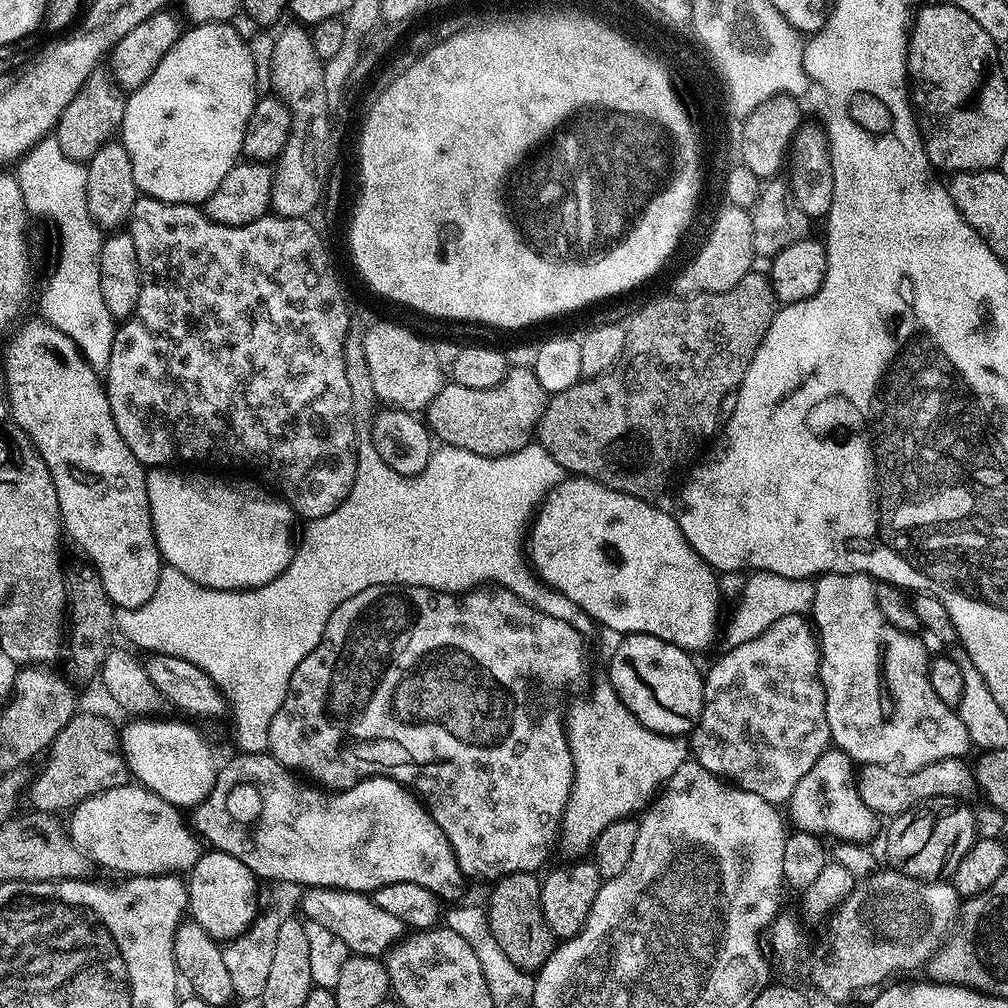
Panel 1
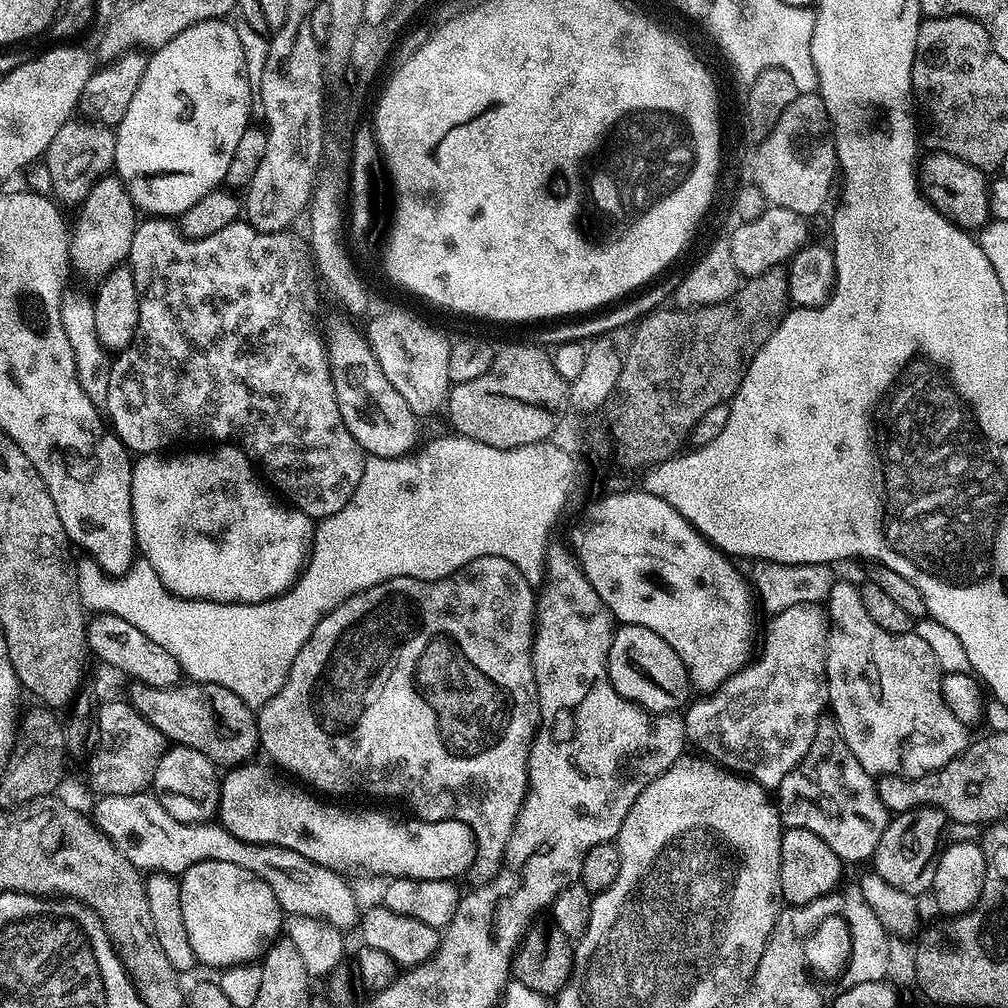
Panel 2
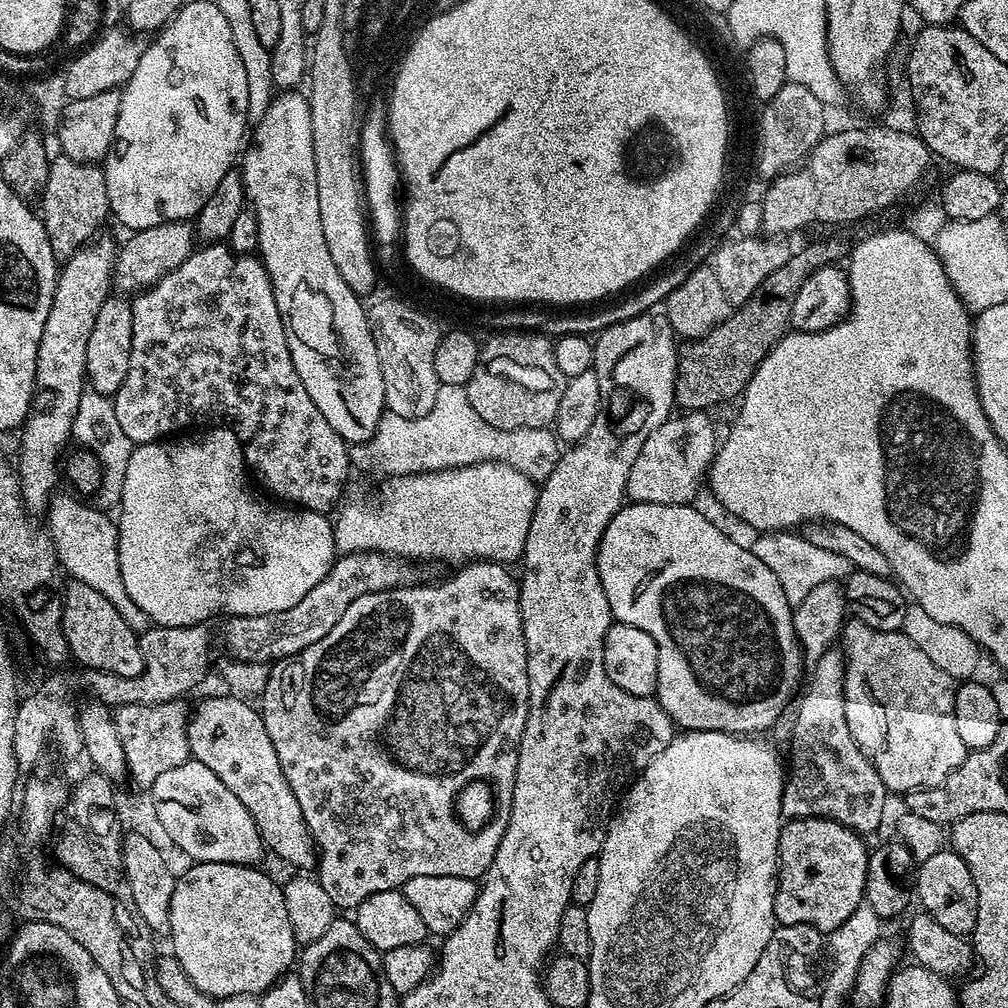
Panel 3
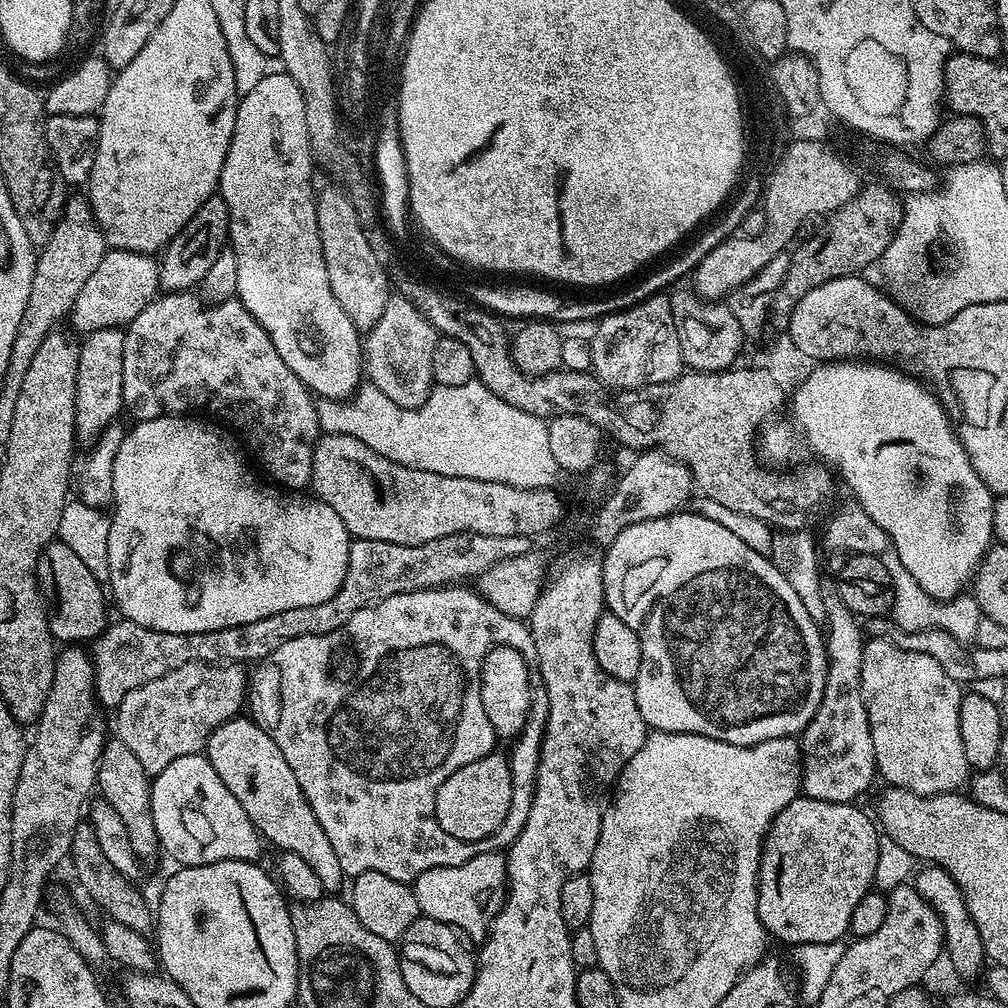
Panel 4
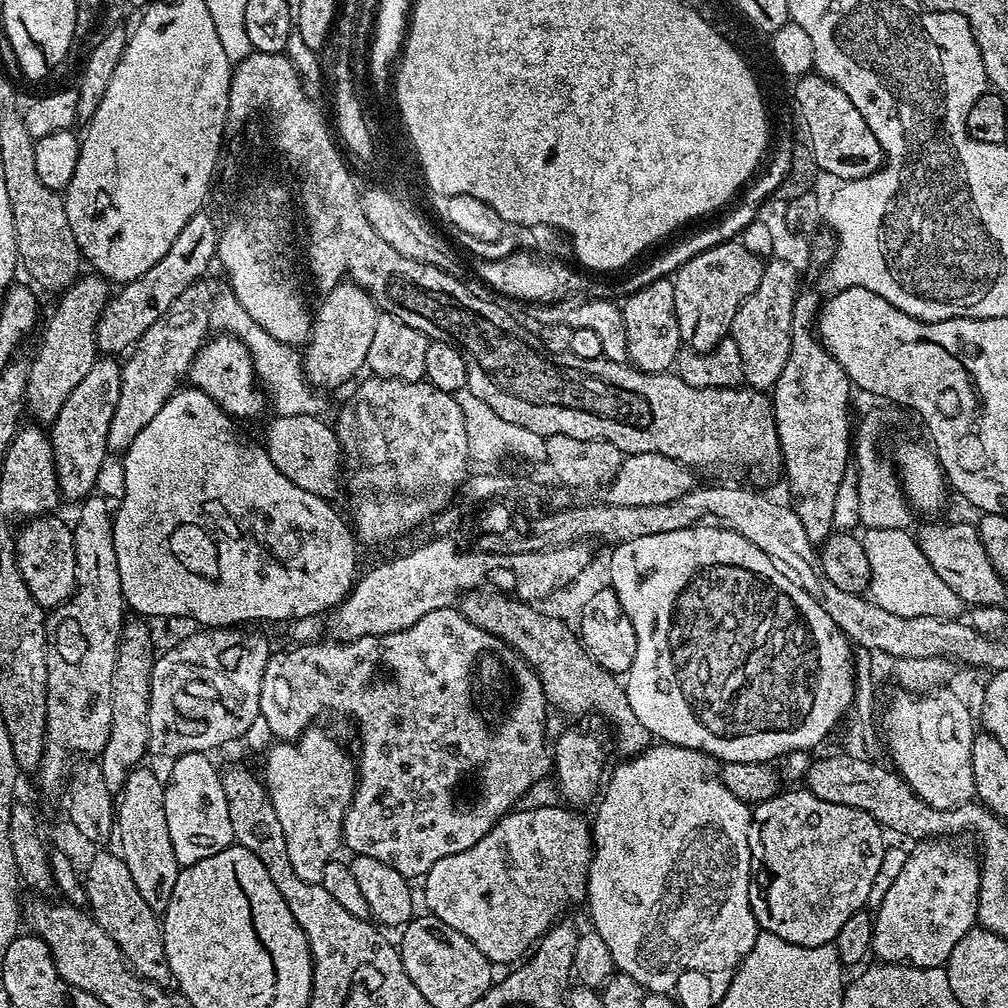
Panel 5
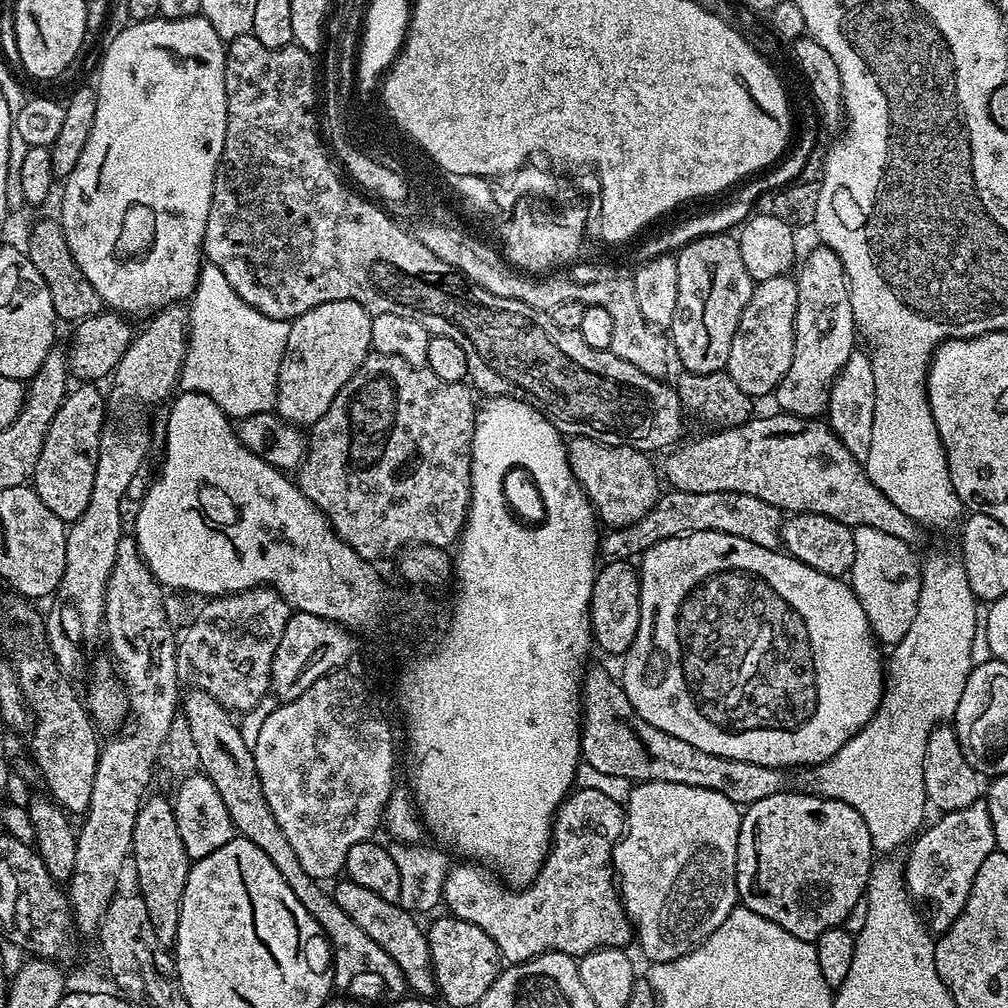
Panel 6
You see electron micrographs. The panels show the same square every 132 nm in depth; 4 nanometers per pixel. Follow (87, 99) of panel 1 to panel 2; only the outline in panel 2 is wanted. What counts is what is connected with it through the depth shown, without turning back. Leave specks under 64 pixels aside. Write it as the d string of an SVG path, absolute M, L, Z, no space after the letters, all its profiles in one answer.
M95 122L76 123L64 124L62 130L54 134L54 142L50 142L42 157L42 164L48 167L48 180L52 183L51 195L61 205L83 204L86 194L90 194L92 187L113 171L116 162L116 133L111 127Z

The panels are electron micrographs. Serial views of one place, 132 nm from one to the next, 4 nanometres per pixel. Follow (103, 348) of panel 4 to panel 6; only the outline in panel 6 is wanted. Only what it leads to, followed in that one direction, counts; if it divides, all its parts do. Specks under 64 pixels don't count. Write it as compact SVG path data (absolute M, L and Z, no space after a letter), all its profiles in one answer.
M84 382L76 387L64 397L58 414L54 414L54 422L50 422L50 430L42 442L42 454L38 454L34 477L38 498L46 502L50 514L65 522L74 522L84 513L86 506L90 506L98 466L100 432L106 415L105 393L100 393L95 383Z

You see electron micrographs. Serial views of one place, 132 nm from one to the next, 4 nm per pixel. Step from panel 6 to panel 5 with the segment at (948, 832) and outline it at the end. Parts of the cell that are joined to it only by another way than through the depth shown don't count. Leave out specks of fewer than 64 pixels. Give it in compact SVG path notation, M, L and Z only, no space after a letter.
M946 838L917 841L908 852L904 868L875 911L873 955L885 963L909 963L916 968L943 967L958 944L977 923L980 901L980 862L967 848Z

